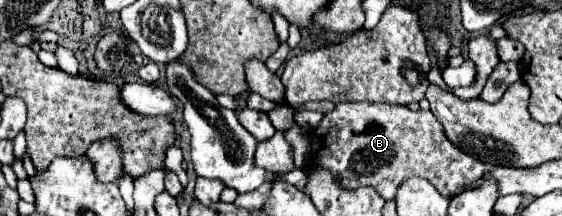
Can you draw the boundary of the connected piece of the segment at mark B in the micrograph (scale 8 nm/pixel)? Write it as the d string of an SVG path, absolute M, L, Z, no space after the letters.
M343 102L343 104L337 104L331 112L325 114L325 118L323 118L321 124L317 126L317 130L311 134L311 148L313 148L313 158L315 158L315 162L317 162L319 166L331 170L333 174L337 174L335 170L341 170L341 184L343 184L345 188L351 188L351 190L353 190L353 188L359 188L359 186L373 186L375 190L379 190L379 194L381 194L385 200L393 200L393 198L395 198L395 188L399 188L399 184L401 184L403 178L407 178L407 176L425 178L425 180L429 180L429 182L439 190L439 194L443 194L443 196L455 196L457 192L461 192L463 184L467 184L467 182L471 182L471 180L483 176L483 172L485 172L485 166L483 166L483 162L481 162L479 158L473 158L473 156L465 154L463 150L459 150L455 144L451 144L451 140L445 136L445 130L443 130L441 122L439 122L429 110L417 110L417 112L413 112L413 110L409 110L407 106L395 106L395 104L373 104L373 102Z

